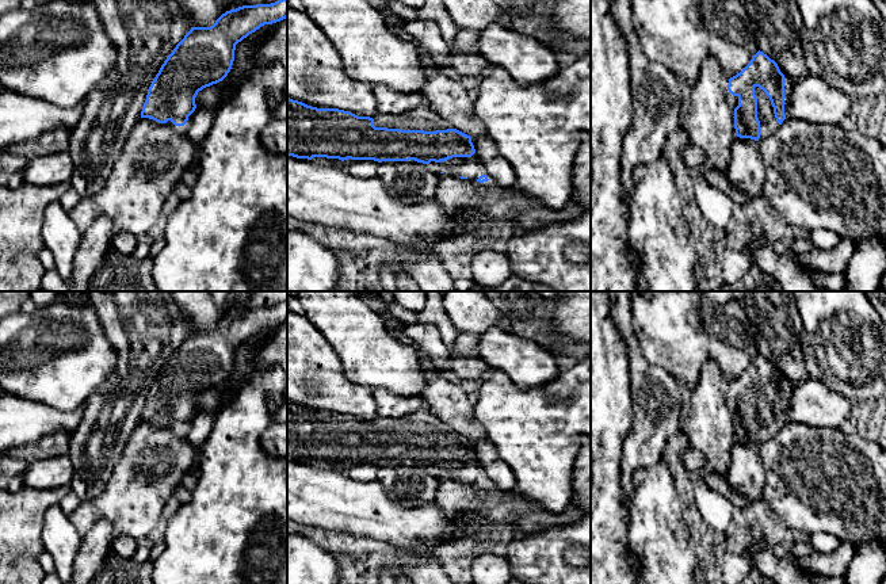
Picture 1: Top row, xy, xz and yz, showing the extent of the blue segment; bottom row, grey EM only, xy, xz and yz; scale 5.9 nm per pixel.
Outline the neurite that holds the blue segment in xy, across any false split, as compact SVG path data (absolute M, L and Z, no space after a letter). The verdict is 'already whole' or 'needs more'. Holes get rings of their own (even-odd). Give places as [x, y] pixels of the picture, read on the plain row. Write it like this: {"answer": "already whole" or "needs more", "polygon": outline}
{"answer": "already whole", "polygon": "M282 302L226 314L210 331L191 331L153 382L141 421L184 430L196 412L198 396L230 375L236 348L261 329L286 321L287 302Z"}

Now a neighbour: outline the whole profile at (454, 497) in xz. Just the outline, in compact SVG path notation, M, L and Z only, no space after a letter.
M439 477L439 489L431 504L442 508L451 518L461 518L478 508L478 488L477 484Z

